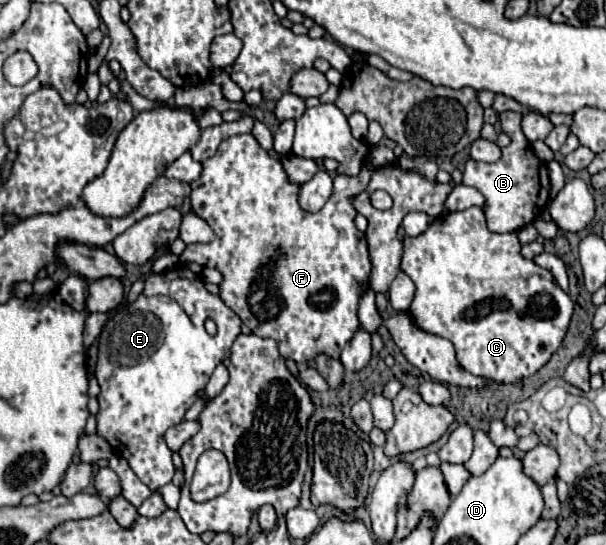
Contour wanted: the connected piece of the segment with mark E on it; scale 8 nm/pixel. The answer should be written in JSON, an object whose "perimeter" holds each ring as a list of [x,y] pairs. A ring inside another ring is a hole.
{"perimeter":[[[187,264],[165,270],[161,278],[159,274],[149,280],[145,278],[141,296],[103,326],[95,368],[101,388],[97,434],[111,444],[115,454],[129,462],[137,478],[151,490],[171,482],[175,472],[171,462],[173,452],[163,440],[165,430],[183,420],[187,408],[197,400],[197,392],[209,382],[215,366],[229,356],[231,344],[239,334],[239,316],[219,296],[209,294],[201,276],[191,272]],[[177,318],[191,318],[191,322]],[[205,318],[213,318],[217,336],[205,332]]]}

